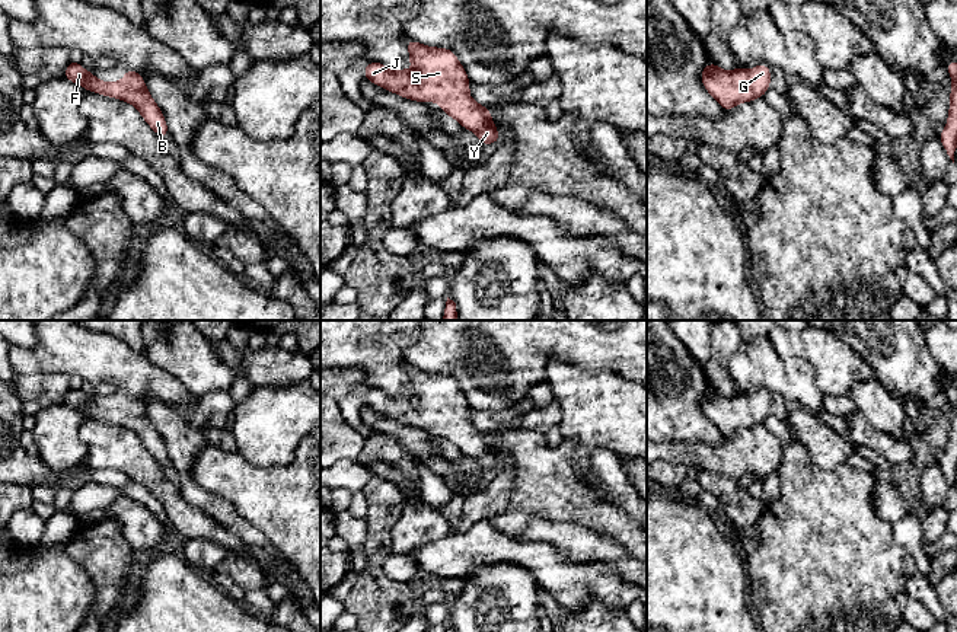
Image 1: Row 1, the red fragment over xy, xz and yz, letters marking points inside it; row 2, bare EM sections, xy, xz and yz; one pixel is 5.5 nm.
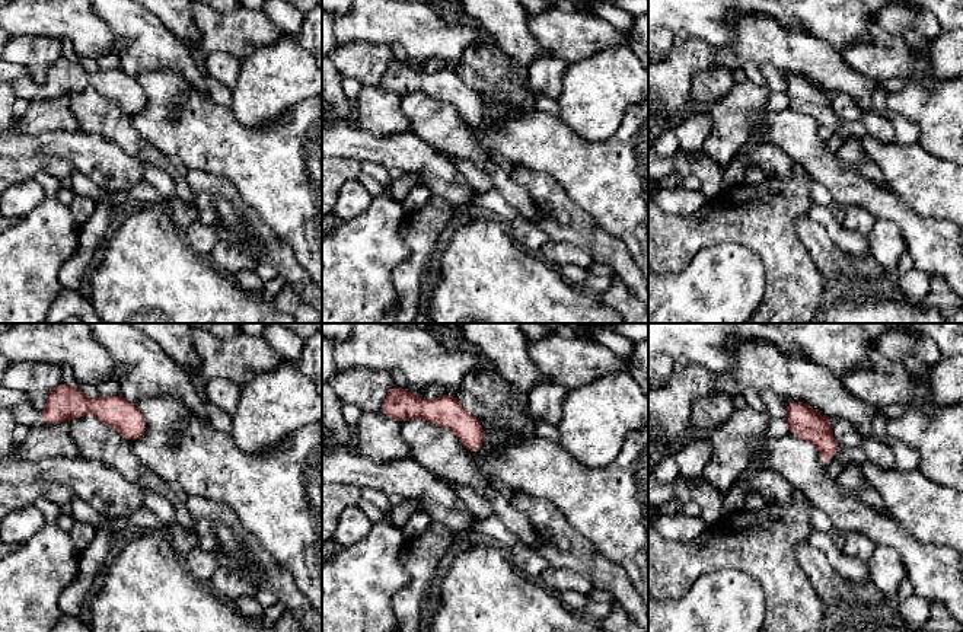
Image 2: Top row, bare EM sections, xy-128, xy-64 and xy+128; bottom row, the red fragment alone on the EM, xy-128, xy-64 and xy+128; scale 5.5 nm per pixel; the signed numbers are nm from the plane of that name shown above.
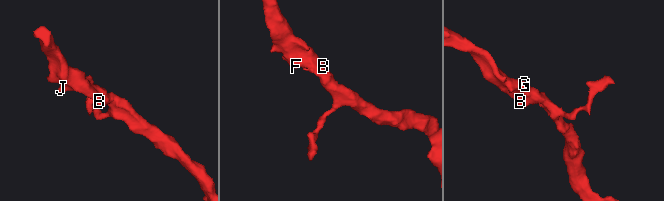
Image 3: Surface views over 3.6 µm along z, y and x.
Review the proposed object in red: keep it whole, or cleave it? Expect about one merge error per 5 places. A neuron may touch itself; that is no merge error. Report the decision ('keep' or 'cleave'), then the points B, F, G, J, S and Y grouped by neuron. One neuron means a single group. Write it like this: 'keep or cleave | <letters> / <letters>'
keep | B F G J S Y

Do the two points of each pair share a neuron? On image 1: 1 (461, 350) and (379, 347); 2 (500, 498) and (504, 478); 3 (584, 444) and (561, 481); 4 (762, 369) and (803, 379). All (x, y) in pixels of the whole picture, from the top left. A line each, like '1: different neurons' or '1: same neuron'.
1: different neurons
2: same neuron
3: different neurons
4: same neuron

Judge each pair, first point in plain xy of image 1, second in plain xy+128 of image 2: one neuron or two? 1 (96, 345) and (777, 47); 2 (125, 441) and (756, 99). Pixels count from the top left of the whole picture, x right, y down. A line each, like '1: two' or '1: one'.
1: one
2: two

